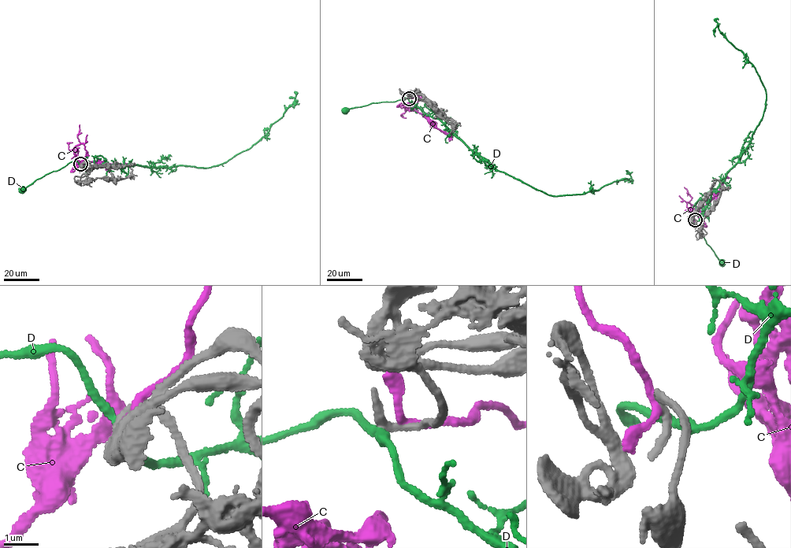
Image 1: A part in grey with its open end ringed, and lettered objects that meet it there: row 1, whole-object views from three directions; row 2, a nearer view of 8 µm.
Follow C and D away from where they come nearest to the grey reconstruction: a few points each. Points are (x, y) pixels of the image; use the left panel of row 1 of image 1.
C: (80, 164), (87, 153), (82, 143), (73, 151), (79, 161), (106, 167), (126, 165)
D: (79, 164), (205, 168), (219, 164), (265, 136), (296, 100), (294, 108)

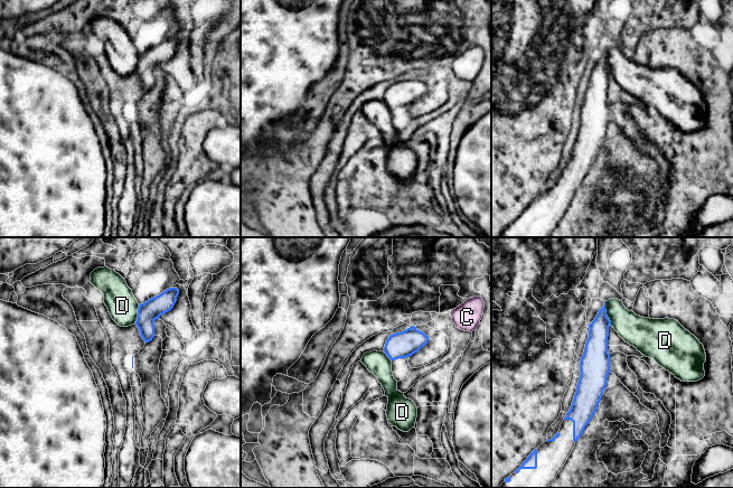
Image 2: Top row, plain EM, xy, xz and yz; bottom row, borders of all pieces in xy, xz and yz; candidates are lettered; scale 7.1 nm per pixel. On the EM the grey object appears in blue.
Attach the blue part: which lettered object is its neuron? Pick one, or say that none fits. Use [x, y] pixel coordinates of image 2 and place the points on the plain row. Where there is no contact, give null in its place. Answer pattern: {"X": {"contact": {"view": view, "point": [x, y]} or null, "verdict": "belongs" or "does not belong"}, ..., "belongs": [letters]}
{"C": {"contact": null, "verdict": "belongs"}, "D": {"contact": {"view": "yz", "point": [605, 62]}, "verdict": "does not belong"}, "belongs": ["C"]}

